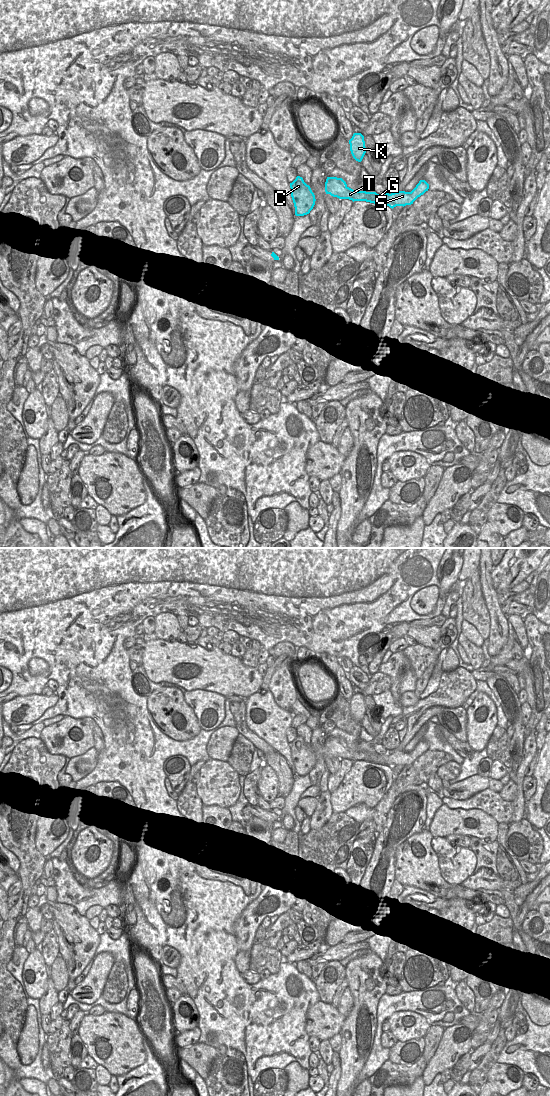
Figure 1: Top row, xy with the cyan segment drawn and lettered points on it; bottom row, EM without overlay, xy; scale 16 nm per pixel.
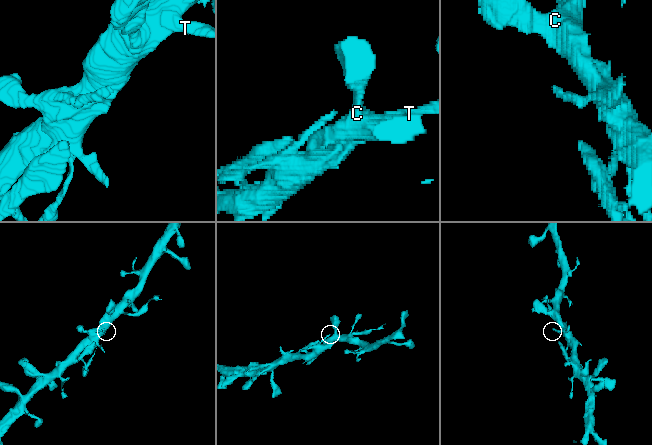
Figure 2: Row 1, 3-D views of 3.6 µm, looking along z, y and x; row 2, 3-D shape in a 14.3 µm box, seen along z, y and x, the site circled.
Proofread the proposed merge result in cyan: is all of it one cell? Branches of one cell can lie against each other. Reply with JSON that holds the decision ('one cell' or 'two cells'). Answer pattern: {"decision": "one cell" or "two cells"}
{"decision": "two cells"}

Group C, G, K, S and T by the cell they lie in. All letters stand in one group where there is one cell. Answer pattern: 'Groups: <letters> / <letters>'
Groups: C K T / G S

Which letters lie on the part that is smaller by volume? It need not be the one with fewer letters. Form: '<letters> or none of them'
G, S

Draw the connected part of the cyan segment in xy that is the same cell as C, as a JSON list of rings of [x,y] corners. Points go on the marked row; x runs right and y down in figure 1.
[[[297,176],[296,179],[290,183],[290,188],[295,207],[295,215],[304,216],[309,214],[316,201],[310,186],[304,182],[302,177]]]

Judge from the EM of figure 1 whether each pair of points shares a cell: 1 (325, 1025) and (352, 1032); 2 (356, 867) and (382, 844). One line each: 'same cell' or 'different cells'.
1: different cells
2: different cells

